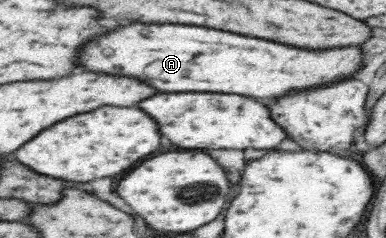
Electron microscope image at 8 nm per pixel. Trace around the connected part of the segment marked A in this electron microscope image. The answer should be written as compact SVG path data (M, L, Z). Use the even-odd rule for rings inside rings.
M134 23L84 44L80 66L93 73L134 77L157 92L238 94L278 98L289 92L350 78L362 64L361 48L297 49L203 26Z

